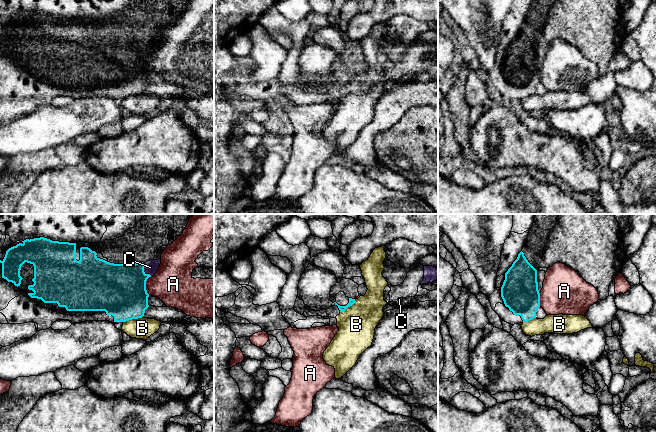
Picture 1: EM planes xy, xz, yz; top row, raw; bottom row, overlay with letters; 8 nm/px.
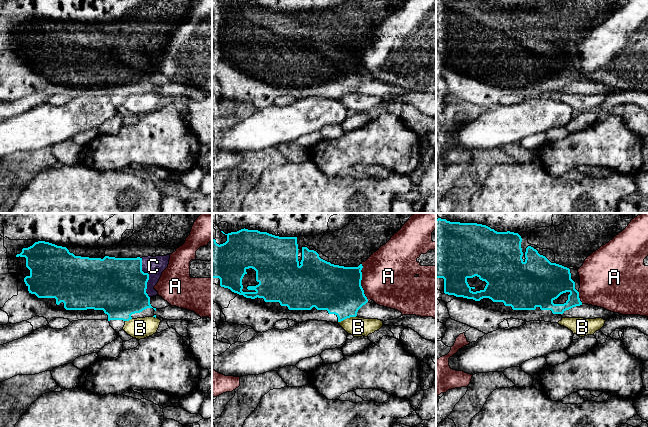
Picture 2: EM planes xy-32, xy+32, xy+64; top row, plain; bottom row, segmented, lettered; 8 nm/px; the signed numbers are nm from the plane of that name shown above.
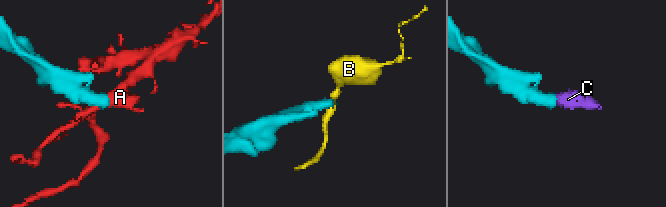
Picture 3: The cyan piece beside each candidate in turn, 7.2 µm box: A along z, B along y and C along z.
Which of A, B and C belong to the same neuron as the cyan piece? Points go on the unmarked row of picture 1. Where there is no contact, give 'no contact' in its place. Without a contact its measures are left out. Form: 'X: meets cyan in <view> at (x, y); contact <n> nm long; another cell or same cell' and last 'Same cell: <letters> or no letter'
A: meets cyan in xy at (145, 61); contact 150 nm long; another cell
B: meets cyan in xy at (132, 94); contact 160 nm long; another cell
C: meets cyan in xy at (143, 47); contact 120 nm long; same cell
Same cell: C

